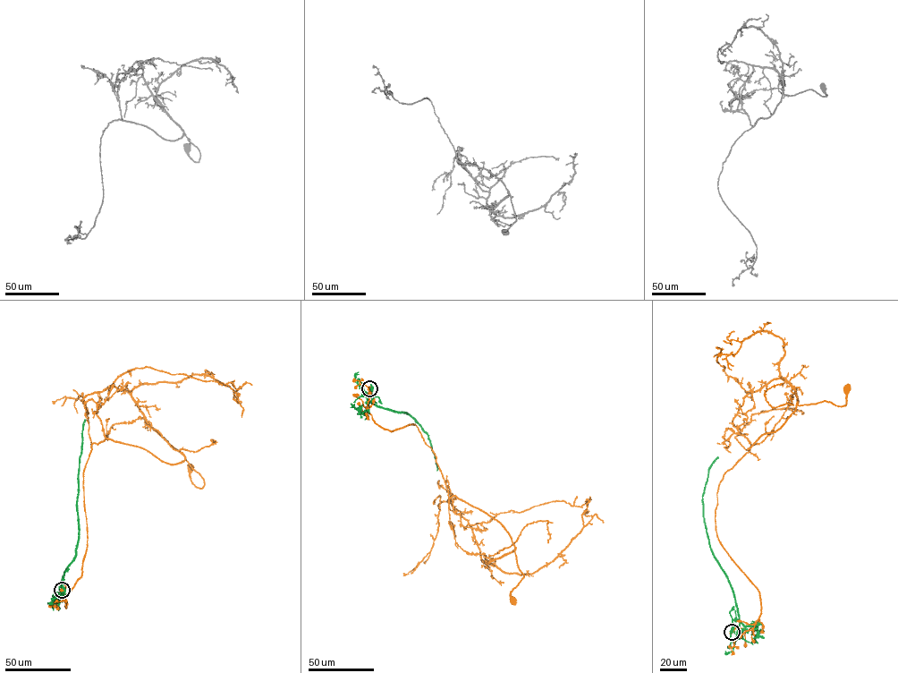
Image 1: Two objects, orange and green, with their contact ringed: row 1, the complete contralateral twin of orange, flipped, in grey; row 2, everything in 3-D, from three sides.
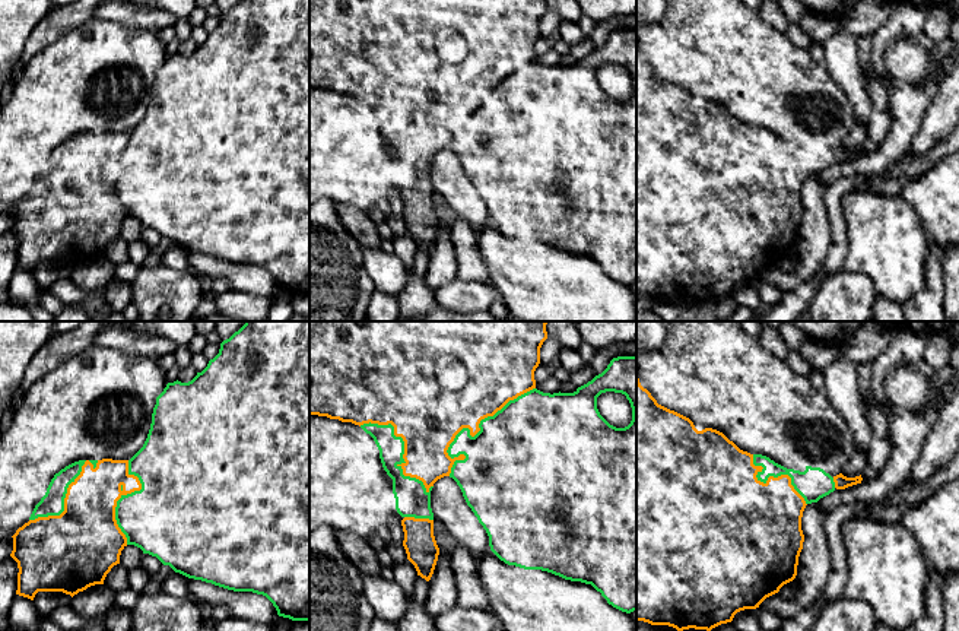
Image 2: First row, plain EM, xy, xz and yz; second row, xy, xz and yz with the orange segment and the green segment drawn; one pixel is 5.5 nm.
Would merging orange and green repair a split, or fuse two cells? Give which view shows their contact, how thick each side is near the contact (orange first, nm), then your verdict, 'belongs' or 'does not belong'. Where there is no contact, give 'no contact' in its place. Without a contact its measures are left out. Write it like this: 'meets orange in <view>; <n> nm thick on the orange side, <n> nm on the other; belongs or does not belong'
meets orange in xz; 400 nm thick on the orange side, 500 nm on the other; does not belong

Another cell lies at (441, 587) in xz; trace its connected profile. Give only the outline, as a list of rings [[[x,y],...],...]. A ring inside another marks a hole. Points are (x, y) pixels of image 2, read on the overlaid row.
[[[439,552],[431,580],[428,581],[426,611],[435,619],[457,605],[457,583],[450,557]]]

